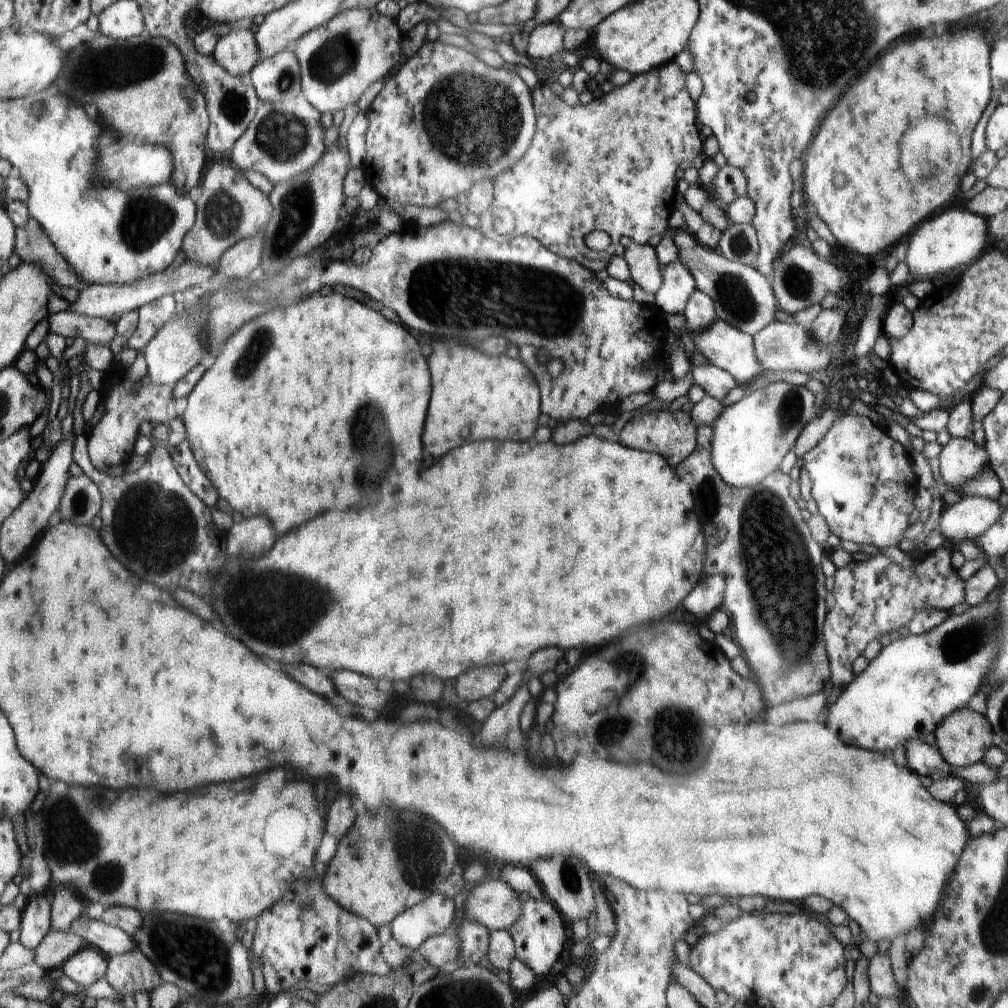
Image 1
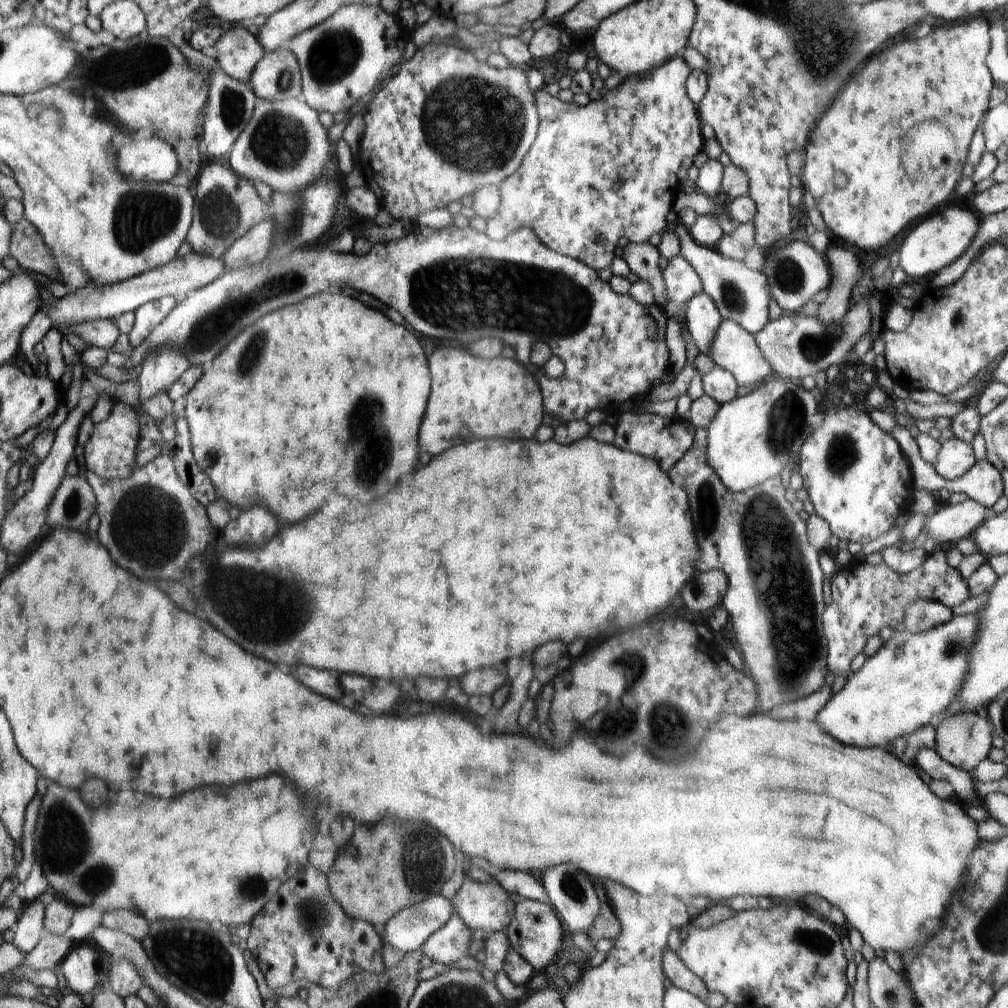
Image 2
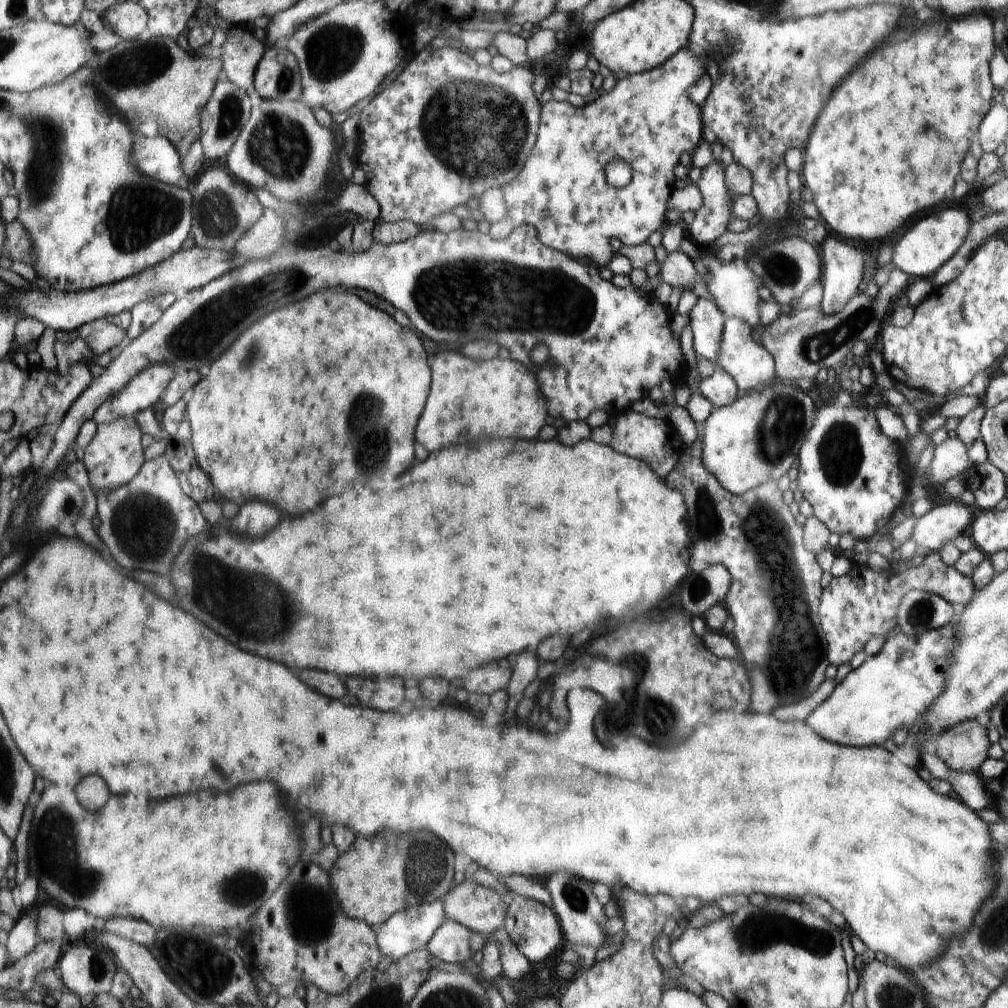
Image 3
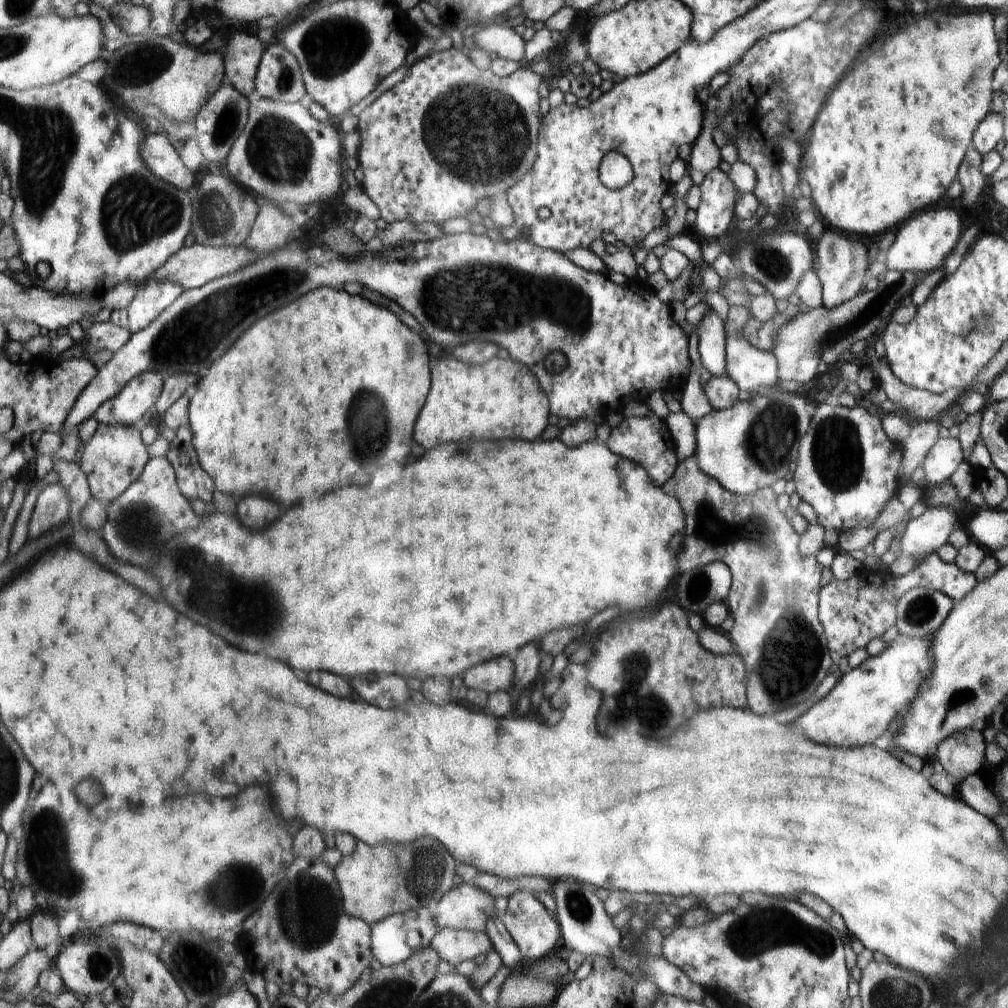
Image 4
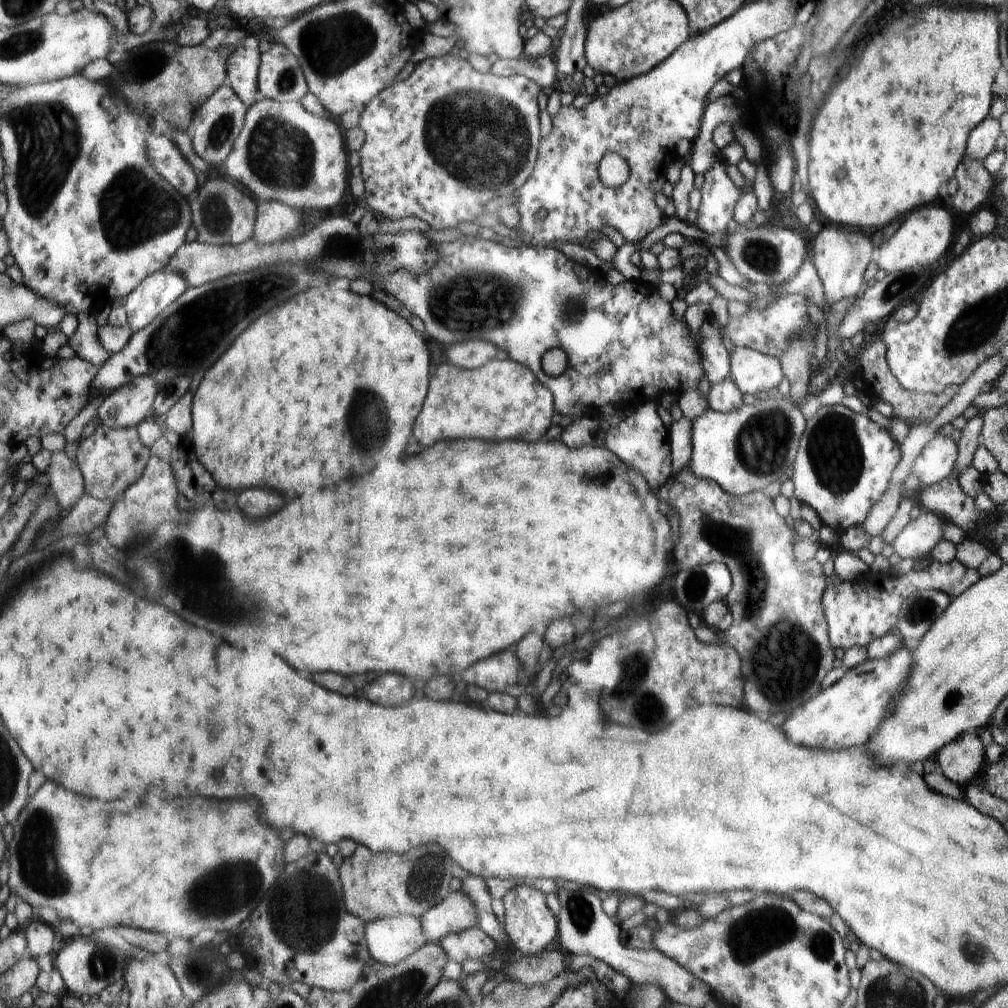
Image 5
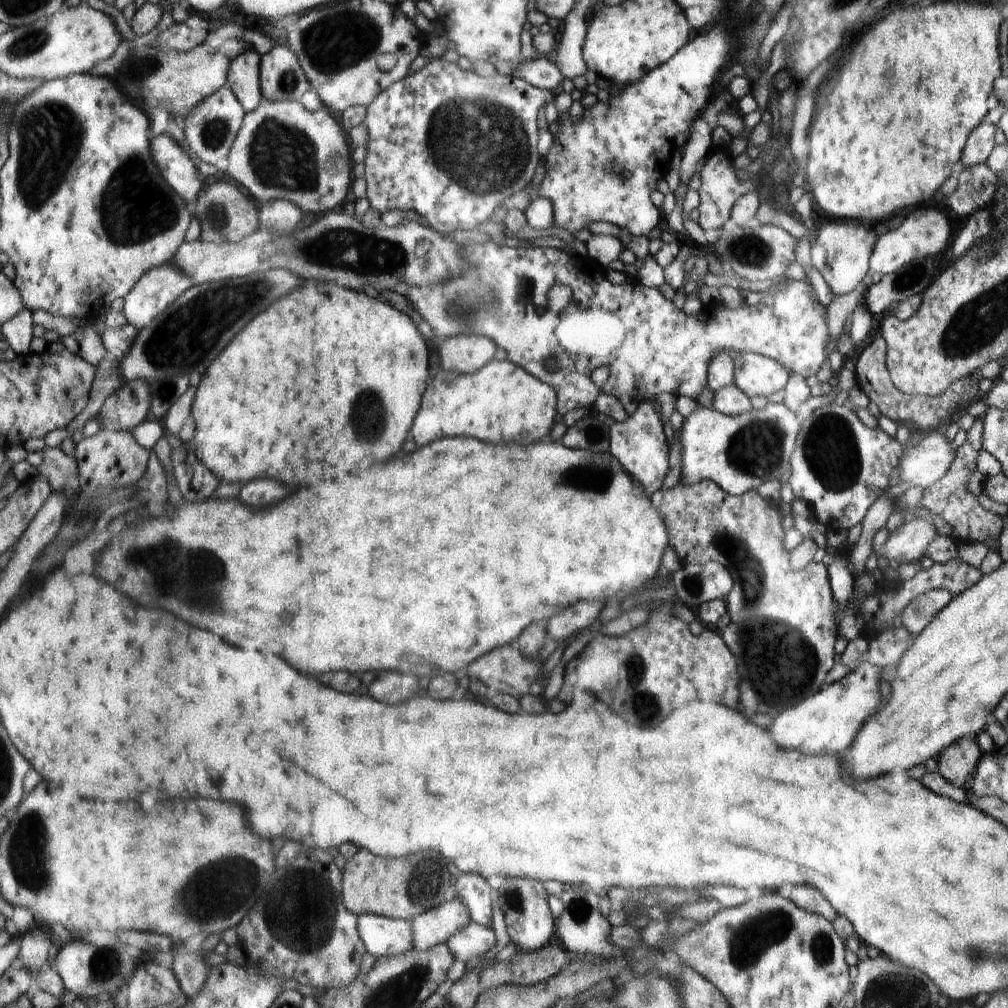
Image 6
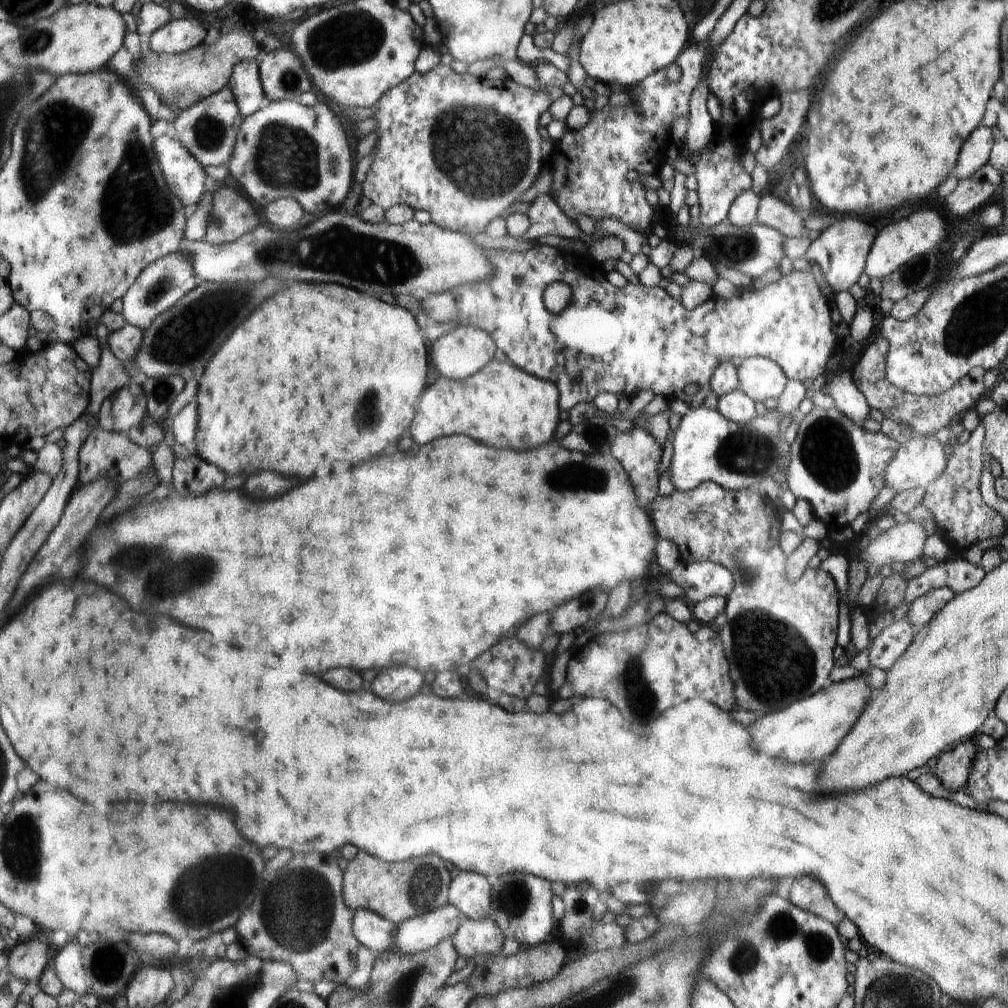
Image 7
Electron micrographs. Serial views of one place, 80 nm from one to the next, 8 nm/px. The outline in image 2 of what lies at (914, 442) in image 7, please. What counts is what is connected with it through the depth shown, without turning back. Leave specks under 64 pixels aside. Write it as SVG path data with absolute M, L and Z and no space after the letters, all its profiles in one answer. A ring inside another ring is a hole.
M952 437L941 444L933 466L942 478L954 480L966 474L976 461L971 445Z

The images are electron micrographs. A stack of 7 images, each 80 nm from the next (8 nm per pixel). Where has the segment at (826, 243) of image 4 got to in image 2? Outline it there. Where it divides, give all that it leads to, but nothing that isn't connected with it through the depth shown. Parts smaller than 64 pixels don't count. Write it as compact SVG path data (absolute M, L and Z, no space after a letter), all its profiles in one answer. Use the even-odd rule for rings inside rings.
M829 244L823 254L831 270L831 283L825 301L819 306L816 318L826 325L842 322L851 305L852 287L859 280L859 260L840 245Z

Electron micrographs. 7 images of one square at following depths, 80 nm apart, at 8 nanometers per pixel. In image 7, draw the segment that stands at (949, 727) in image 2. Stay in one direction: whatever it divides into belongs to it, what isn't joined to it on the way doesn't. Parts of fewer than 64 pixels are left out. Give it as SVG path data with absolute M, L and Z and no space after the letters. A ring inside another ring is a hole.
M969 738L939 754L935 773L949 791L966 788L978 749L975 739Z

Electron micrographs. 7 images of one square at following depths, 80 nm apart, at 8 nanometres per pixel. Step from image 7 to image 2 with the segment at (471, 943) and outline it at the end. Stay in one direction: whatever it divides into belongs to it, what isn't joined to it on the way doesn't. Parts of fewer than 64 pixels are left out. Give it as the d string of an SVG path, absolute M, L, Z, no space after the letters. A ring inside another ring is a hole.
M459 914L452 915L450 920L423 944L421 951L432 958L433 962L449 967L459 958L468 955L471 932Z

